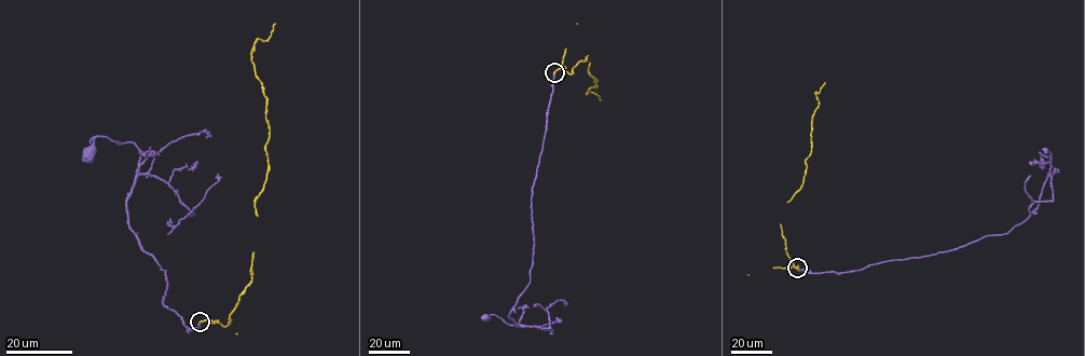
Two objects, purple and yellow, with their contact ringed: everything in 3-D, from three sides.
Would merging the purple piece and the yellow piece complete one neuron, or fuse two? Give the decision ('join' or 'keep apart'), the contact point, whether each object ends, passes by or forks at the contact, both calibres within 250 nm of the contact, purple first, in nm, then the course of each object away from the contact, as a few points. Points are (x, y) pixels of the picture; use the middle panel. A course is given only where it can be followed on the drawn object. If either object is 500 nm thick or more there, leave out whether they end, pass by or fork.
keep apart; at (554, 72); purple ends there; yellow ends there; 280 nm thick on the purple side, 320 nm on the other; purple runs (554, 72), (531, 197), (530, 282), (509, 316), (517, 324), (549, 328), (547, 310), (558, 300), (565, 305); yellow runs (554, 72), (563, 68), (572, 73), (588, 56), (588, 72), (598, 86), (586, 94), (589, 91), (601, 100)

